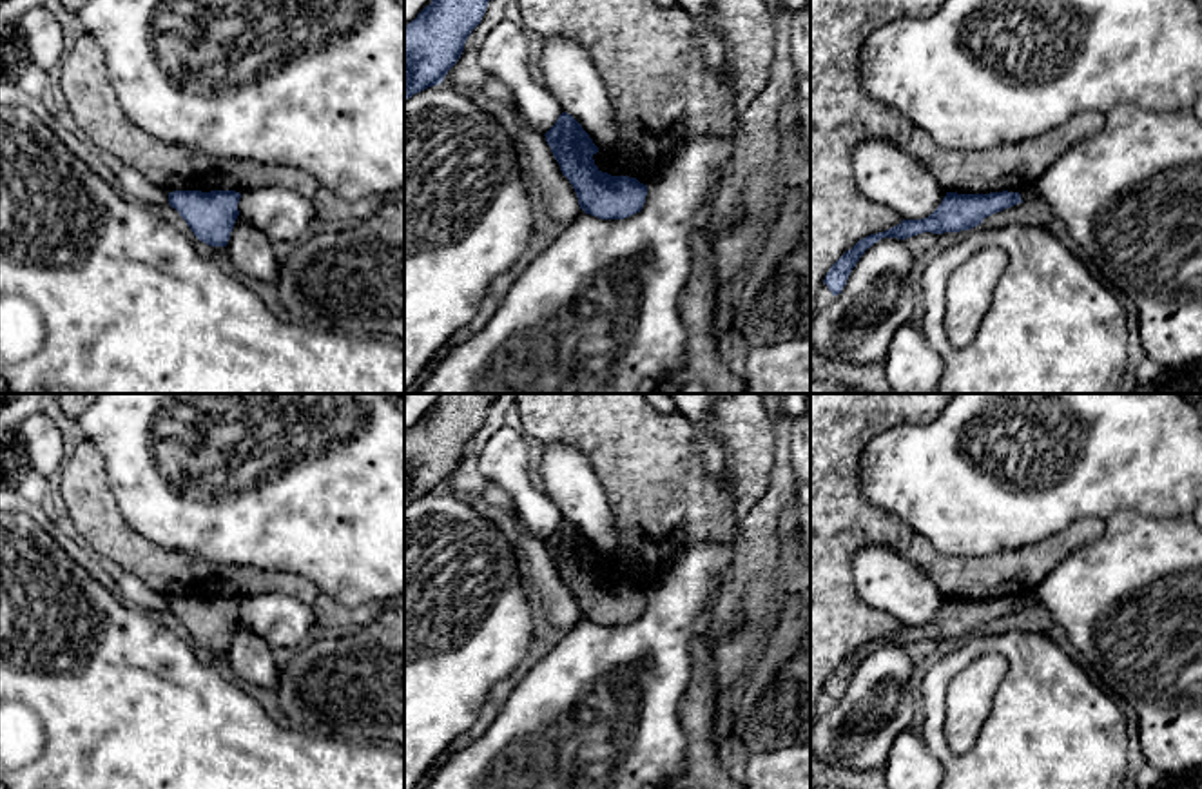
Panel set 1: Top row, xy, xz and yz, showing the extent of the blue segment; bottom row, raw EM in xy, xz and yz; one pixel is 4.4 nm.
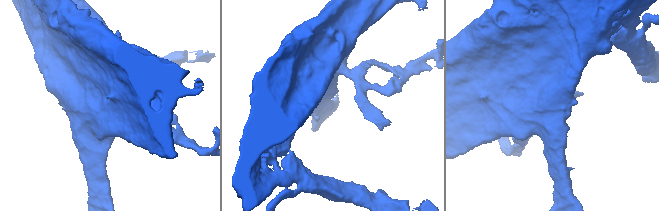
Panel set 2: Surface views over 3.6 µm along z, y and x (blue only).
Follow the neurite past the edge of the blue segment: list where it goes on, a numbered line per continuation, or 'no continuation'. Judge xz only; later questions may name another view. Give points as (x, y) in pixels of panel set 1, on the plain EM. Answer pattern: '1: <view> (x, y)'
no continuation

